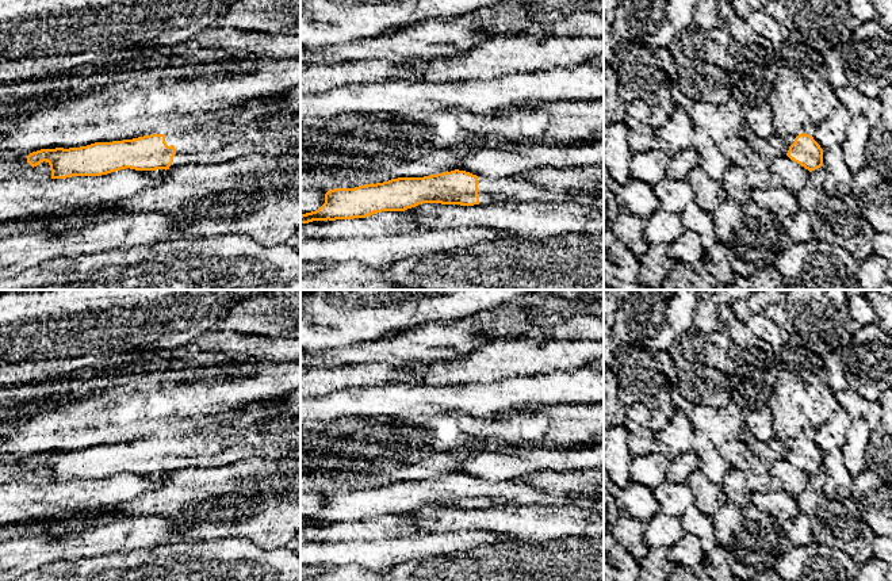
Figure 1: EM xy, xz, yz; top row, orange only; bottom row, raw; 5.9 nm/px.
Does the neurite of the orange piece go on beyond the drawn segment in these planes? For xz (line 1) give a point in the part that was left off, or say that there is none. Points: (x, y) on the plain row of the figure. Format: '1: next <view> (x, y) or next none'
1: next xz (505, 493)

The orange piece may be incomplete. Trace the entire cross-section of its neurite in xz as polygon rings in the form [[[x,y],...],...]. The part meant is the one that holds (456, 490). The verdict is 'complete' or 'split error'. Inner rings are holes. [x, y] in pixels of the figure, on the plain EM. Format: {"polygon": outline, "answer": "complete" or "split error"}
{"polygon": [[[449,473],[424,481],[398,481],[355,492],[334,492],[325,507],[300,519],[300,527],[365,521],[382,515],[405,515],[422,507],[490,508],[493,505],[552,505],[552,497],[528,483],[490,483],[466,474]]], "answer": "split error"}

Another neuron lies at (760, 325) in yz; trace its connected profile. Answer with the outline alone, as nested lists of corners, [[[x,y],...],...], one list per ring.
[[[765,314],[750,316],[744,324],[755,337],[767,341],[774,349],[778,349],[790,341],[789,333]]]

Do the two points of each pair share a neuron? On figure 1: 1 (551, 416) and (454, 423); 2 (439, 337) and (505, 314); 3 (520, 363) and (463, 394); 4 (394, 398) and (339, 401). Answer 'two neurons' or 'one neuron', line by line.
1: one neuron
2: one neuron
3: two neurons
4: one neuron

